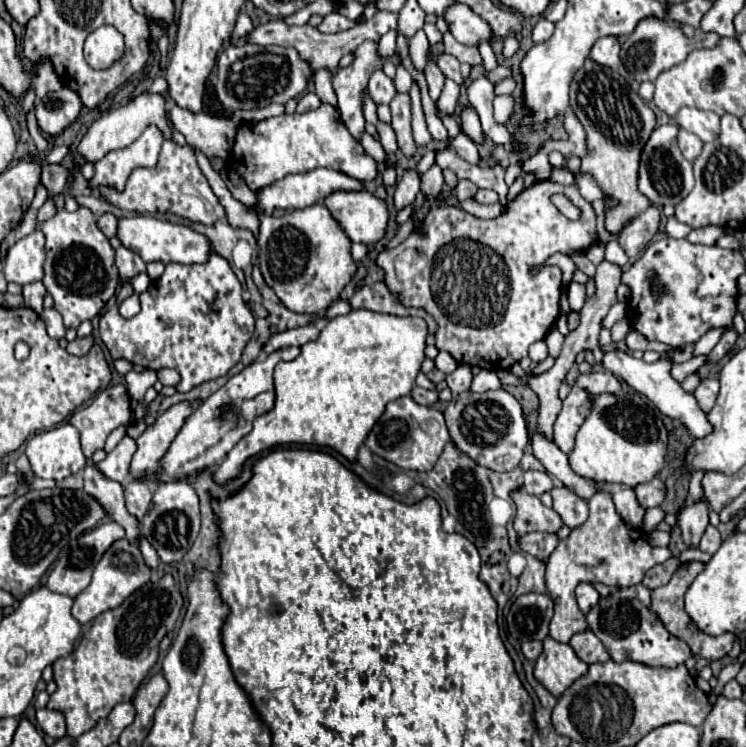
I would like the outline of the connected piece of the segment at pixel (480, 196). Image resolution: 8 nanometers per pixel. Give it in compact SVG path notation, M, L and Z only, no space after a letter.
M478 189L474 199L482 204L496 204L499 202L499 196L493 190Z

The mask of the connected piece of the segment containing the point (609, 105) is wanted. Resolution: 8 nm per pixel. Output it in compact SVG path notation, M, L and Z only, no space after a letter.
M590 58L570 84L570 108L588 136L588 154L582 158L580 172L590 174L604 196L618 200L614 208L606 210L606 230L620 234L626 224L650 206L648 198L638 190L638 156L642 154L642 144L646 144L650 132L656 128L656 116L616 70L600 66Z

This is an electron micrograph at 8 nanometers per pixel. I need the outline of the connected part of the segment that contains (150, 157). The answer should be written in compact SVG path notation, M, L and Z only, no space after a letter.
M152 124L134 144L114 152L106 152L102 160L94 162L94 176L90 178L88 188L96 192L100 186L108 186L122 192L134 168L152 168L158 162L162 142L164 134Z

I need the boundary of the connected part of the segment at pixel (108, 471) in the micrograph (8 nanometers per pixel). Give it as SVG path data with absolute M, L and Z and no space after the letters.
M124 436L122 442L98 464L94 464L106 478L110 480L116 480L120 484L128 482L130 476L128 476L128 466L130 466L130 460L136 452L136 440L132 440L130 436Z

